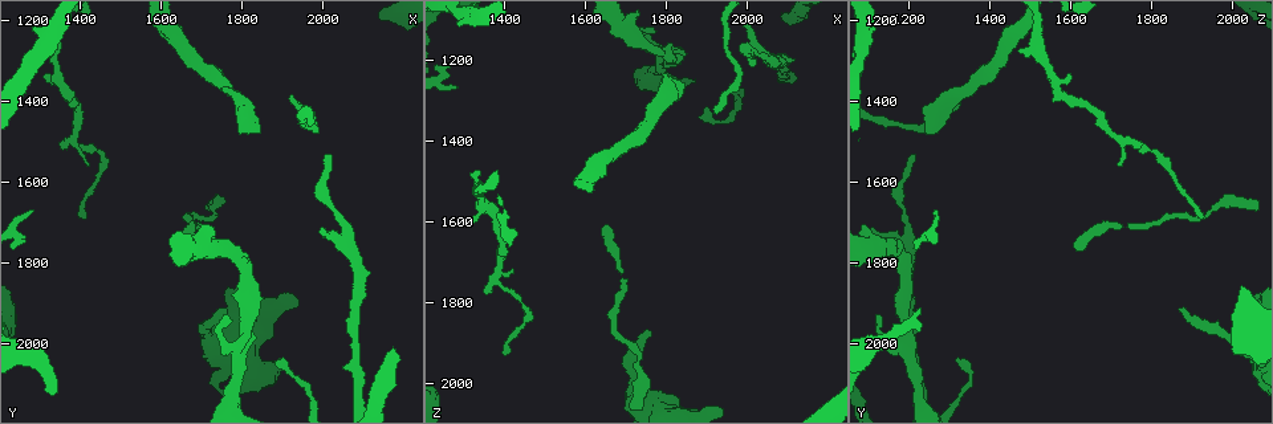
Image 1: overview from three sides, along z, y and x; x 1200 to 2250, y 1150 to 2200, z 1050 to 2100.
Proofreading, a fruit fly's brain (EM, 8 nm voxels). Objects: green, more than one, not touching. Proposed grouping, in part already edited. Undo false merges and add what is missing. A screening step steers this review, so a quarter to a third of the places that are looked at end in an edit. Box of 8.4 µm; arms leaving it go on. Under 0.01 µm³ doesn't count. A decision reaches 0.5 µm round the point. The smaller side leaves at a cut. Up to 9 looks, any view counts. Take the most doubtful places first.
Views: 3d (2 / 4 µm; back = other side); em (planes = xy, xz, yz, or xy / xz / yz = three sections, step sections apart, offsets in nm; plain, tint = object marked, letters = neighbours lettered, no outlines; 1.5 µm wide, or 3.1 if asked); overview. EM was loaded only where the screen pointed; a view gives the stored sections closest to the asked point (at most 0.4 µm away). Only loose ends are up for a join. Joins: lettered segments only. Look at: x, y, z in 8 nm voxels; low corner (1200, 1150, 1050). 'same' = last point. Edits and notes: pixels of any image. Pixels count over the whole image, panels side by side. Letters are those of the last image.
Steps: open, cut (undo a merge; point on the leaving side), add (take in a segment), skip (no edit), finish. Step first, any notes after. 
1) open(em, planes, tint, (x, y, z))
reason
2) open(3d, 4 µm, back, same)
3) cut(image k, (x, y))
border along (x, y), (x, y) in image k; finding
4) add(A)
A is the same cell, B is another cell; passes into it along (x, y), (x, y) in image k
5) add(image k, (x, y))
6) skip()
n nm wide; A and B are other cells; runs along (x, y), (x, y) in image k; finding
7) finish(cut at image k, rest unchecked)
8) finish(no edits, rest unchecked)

open(3d, 4 µm, (1750, 1920, 1875))
branch stops here

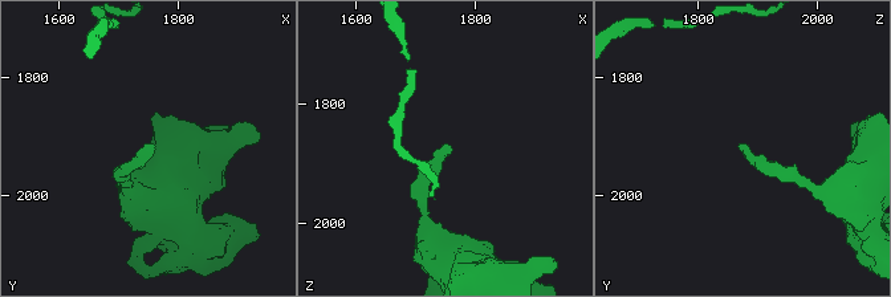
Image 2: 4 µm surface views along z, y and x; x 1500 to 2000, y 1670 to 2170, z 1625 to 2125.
open(em, xz, step 8, tint, (1755, 1915, 1865))
shape alone is not enough

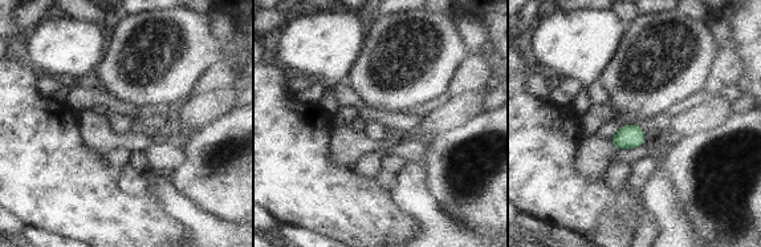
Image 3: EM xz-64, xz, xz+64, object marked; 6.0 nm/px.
open(em, xz, step 8, letters, same)

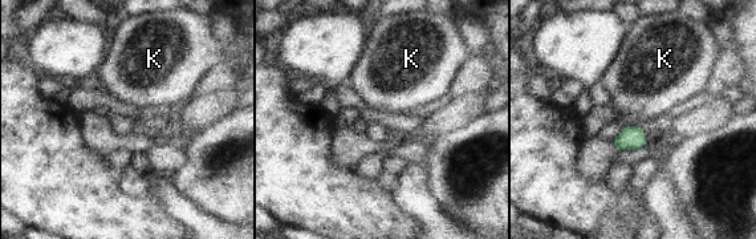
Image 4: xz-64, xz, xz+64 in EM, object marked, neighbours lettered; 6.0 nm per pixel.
skip()
K touches over 110 nm; K is another cell; none of them fits

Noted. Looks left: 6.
open(3d, 2 µm, back, (1405, 1690, 1930))
branch stops here

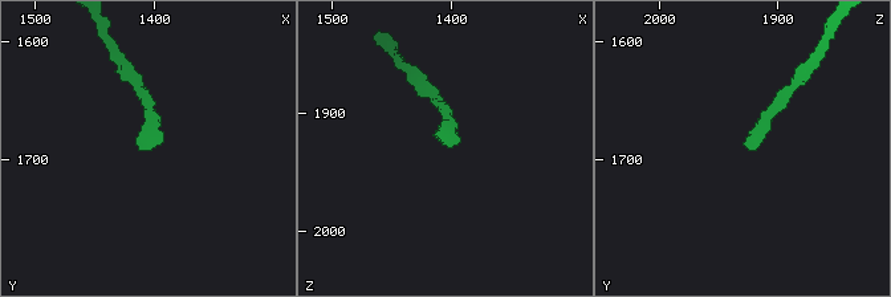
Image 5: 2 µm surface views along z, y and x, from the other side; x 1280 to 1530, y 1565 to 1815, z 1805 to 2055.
open(em, planes, letters, (1408, 1686, 1928))

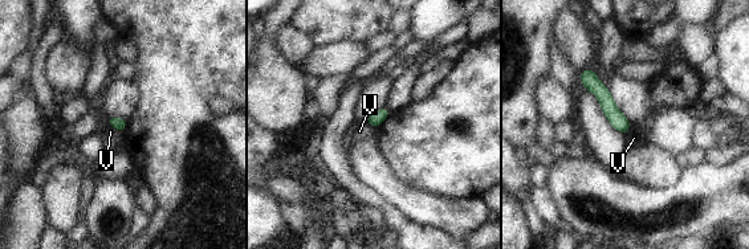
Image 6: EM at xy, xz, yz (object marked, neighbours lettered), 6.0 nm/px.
skip()
V is another cell; border along (106, 121), (121, 133) in image 6; no lettered segment goes on from it

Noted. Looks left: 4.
open(3d, 2 µm, back, (1925, 1390, 1335))
an open end

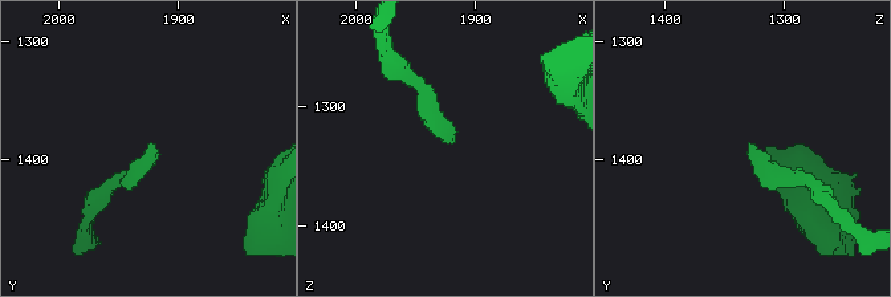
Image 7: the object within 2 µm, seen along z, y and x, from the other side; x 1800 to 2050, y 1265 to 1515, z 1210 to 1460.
open(em, planes, letters, (1924, 1388, 1330))

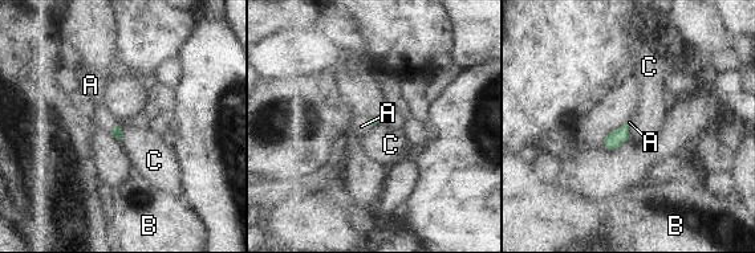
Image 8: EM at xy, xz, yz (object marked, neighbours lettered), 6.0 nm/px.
add(A)
A is the same cell, B and C are other cells; passes into it along (117, 133), (113, 129), (90, 94) in image 8; the cell continues

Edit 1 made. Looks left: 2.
open(em, 3.1 µm, planes, tint, (1670, 1720, 1665))
sudden change in width

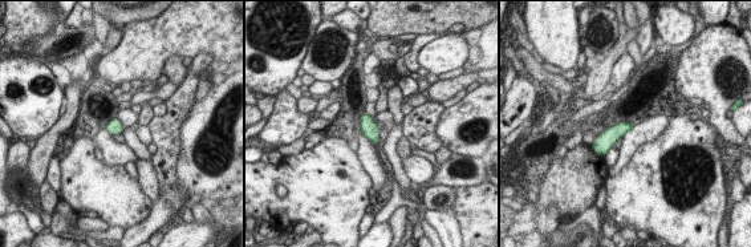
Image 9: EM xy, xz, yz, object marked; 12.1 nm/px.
open(em, 3.1 µm, planes, letters, same)

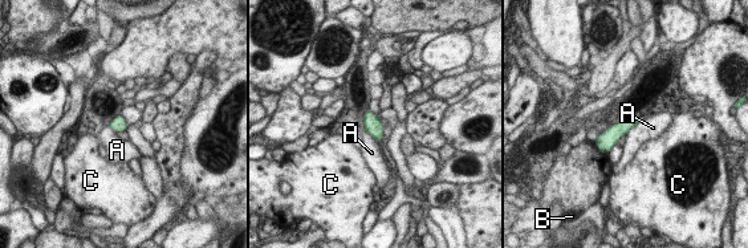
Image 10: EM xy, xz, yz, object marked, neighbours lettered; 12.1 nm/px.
skip()
A, B and C are other cells; border along (639, 124), (625, 134) in image 10; all the same cell

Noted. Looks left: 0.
finish(add at image 8, rest unchecked)

